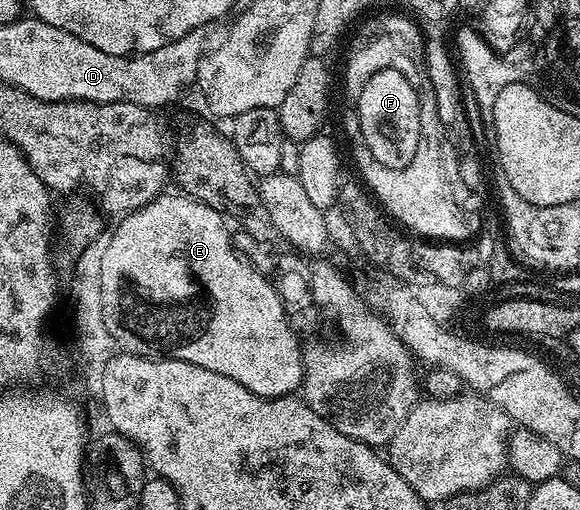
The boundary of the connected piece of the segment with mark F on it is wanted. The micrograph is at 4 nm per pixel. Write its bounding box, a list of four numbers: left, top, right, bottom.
[354,68,420,169]

